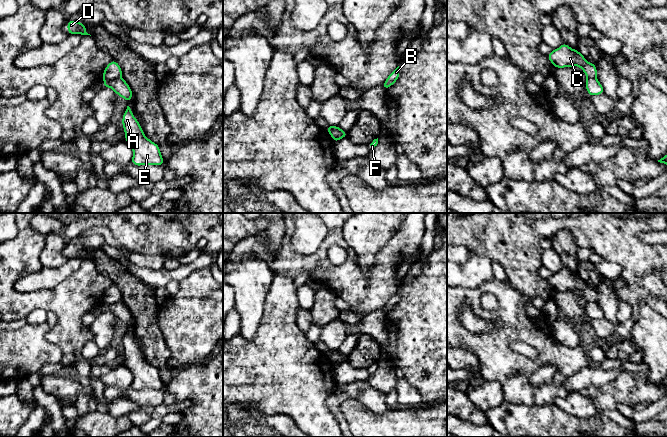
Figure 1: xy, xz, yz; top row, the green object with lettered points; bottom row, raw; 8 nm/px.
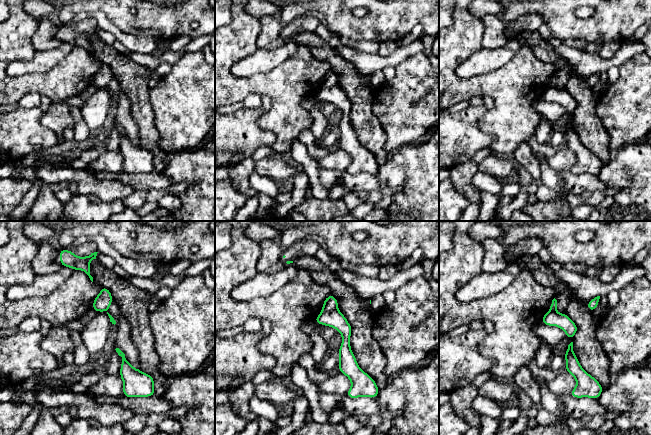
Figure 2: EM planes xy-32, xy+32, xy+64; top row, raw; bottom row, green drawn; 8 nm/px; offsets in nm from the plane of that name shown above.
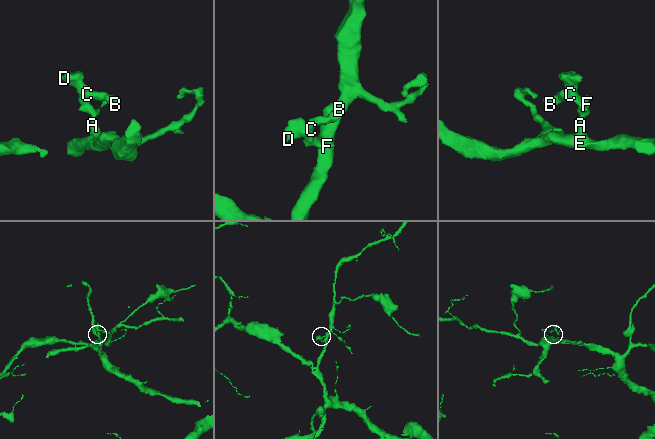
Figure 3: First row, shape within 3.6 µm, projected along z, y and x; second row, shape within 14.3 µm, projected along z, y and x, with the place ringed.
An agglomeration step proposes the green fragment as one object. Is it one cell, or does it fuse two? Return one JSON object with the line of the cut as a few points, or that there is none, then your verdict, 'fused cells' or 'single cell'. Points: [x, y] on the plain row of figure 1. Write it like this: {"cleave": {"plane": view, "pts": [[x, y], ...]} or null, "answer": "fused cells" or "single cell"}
{"cleave": {"plane": "xy", "pts": [[120, 300], [104, 304]]}, "answer": "fused cells"}

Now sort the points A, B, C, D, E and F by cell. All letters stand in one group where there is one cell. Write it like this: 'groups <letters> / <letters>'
groups A E F / B C D

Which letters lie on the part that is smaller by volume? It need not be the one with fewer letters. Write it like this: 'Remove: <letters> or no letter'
Remove: B, C, D

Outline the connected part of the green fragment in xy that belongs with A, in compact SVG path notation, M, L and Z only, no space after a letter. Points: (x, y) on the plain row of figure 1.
M129 330L123 338L122 350L125 356L125 365L133 374L132 388L135 390L164 388L159 369L145 360Z

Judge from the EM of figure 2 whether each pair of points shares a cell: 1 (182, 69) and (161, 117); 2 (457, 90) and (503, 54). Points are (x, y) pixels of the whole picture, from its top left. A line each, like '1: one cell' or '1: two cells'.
1: one cell
2: two cells

